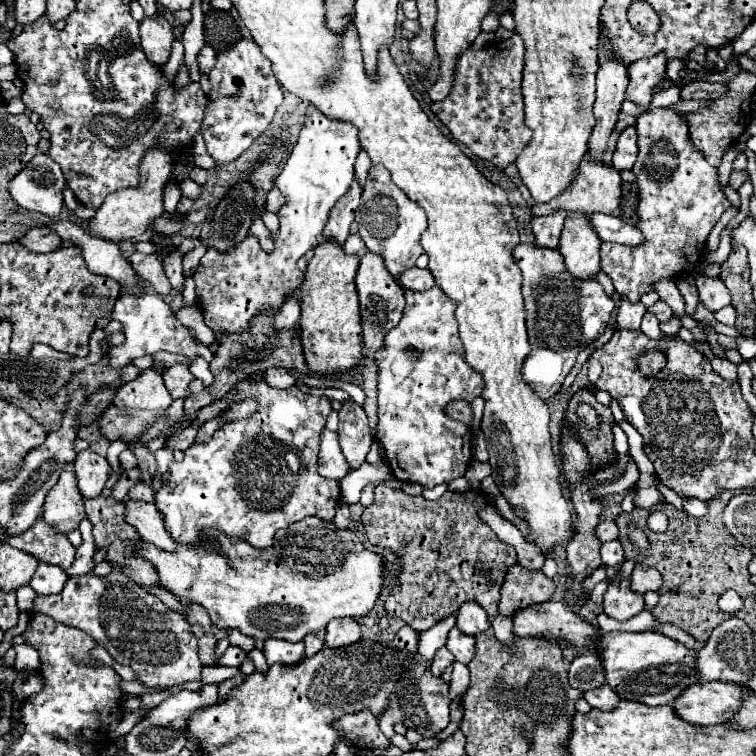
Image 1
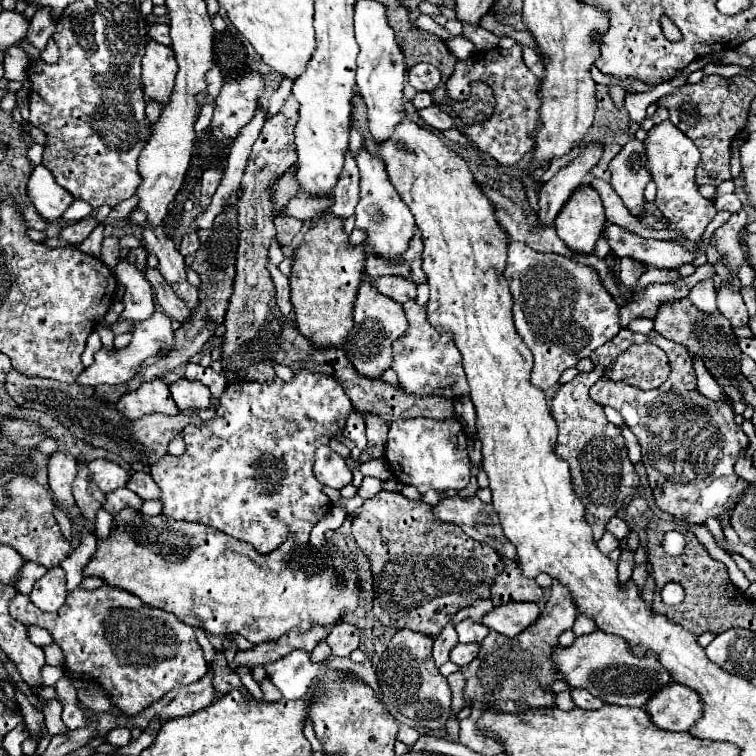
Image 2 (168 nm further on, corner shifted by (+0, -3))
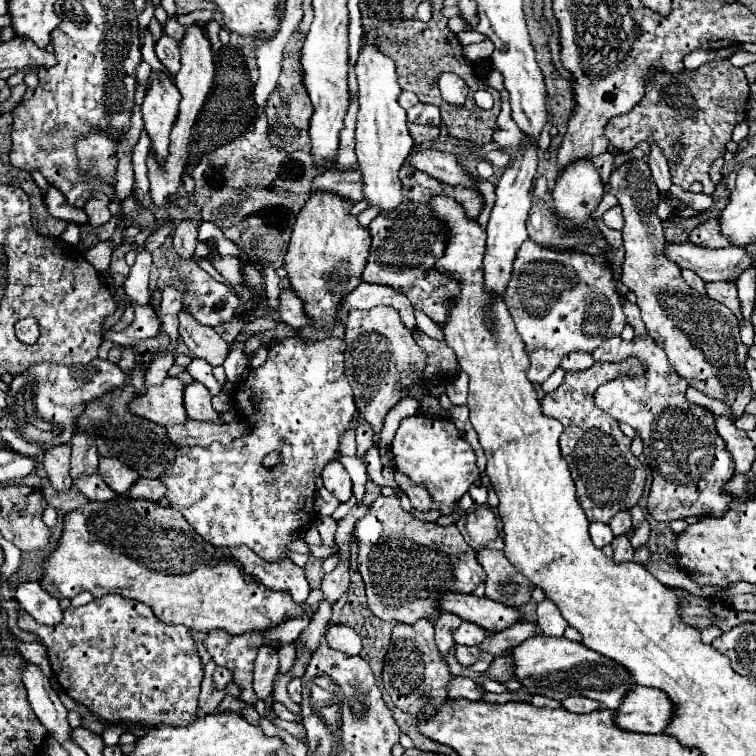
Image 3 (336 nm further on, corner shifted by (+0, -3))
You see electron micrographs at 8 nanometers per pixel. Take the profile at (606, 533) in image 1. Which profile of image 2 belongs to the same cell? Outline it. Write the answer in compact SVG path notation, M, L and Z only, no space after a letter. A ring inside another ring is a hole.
M613 517L613 519L607 523L607 531L611 531L611 533L621 541L621 539L625 539L625 535L627 535L627 531L629 531L629 525L627 525L627 521L621 519L621 517Z

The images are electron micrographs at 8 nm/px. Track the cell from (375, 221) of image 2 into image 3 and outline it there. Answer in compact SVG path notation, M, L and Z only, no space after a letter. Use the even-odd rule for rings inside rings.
M365 41L361 45L355 75L359 81L359 115L355 133L355 153L359 159L359 171L363 175L363 195L367 207L377 207L379 213L391 213L403 203L399 169L413 149L413 137L407 127L407 113L399 105L401 87L397 83L395 61L381 53L379 45Z

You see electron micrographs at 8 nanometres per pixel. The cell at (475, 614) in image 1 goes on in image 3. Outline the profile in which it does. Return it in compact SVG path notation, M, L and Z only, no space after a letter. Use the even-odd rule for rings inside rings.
M463 621L453 633L455 643L459 643L459 645L479 645L485 639L485 635L487 635L487 631L481 629L479 625L473 625L471 621Z

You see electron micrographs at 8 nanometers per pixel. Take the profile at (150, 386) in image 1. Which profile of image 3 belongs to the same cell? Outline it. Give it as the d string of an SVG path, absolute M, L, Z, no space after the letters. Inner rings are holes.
M165 377L161 385L153 385L143 395L135 397L129 403L129 411L159 425L185 423L183 383L177 377Z

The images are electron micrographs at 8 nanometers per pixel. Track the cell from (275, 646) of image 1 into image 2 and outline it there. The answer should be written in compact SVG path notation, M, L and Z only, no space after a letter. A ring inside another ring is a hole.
M293 651L289 653L289 657L269 663L265 669L271 673L271 681L283 693L283 697L295 701L307 695L307 689L313 677L317 677L321 665L311 663L309 653Z

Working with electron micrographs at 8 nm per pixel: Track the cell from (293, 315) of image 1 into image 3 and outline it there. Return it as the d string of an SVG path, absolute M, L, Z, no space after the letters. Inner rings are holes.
M281 289L279 295L279 307L277 307L281 319L293 327L305 327L309 325L309 319L303 313L301 299L291 289Z

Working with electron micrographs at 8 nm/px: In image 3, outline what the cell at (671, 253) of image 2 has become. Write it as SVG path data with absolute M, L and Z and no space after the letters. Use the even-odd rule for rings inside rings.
M667 243L665 257L683 269L695 271L703 281L731 281L753 263L741 247L705 249L693 243Z

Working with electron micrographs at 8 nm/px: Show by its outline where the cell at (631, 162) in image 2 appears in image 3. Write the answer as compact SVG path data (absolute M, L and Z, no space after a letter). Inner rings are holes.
M629 159L619 165L611 173L609 187L617 197L625 217L625 263L621 281L625 287L635 291L647 333L667 351L669 363L691 387L713 399L725 401L733 413L741 417L745 405L753 399L753 389L745 369L749 347L739 337L737 317L715 299L709 303L709 297L695 297L695 291L681 277L681 267L663 257L665 237L661 221L655 213L659 203L659 189L651 179L647 159Z

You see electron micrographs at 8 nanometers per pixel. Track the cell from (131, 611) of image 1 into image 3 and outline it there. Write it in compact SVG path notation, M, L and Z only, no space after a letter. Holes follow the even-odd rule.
M105 595L93 599L83 607L65 609L63 621L53 627L37 625L37 621L33 621L33 617L29 617L19 607L17 627L39 635L39 639L47 647L53 673L61 683L63 691L77 703L83 703L91 713L101 717L105 723L113 725L117 721L135 721L143 723L145 727L189 725L197 717L197 697L205 675L197 651L197 641L191 637L189 629L157 621L157 617L153 617L153 611L147 605L117 595Z

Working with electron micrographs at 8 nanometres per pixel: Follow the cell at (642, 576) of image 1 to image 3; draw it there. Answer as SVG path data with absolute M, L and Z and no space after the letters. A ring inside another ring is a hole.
M645 521L645 523L641 523L641 525L635 529L635 535L631 537L631 545L633 545L635 549L639 549L639 547L647 545L647 541L649 541L649 523Z

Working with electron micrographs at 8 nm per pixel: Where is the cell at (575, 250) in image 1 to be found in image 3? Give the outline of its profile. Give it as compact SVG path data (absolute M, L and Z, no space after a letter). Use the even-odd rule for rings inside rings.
M591 161L571 163L553 187L555 213L573 225L587 225L603 197L603 181Z

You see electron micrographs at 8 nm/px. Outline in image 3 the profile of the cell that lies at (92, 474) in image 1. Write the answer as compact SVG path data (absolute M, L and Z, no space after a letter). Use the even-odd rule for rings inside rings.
M101 457L99 459L99 469L97 473L101 475L101 479L117 493L127 493L131 489L131 485L139 479L139 475L129 469L127 465L123 465L121 461L117 459L111 459L111 457Z

